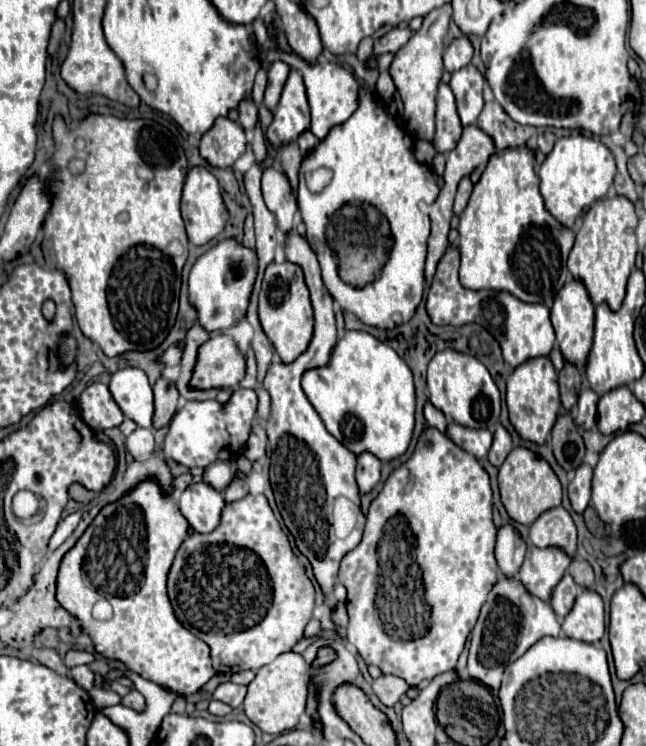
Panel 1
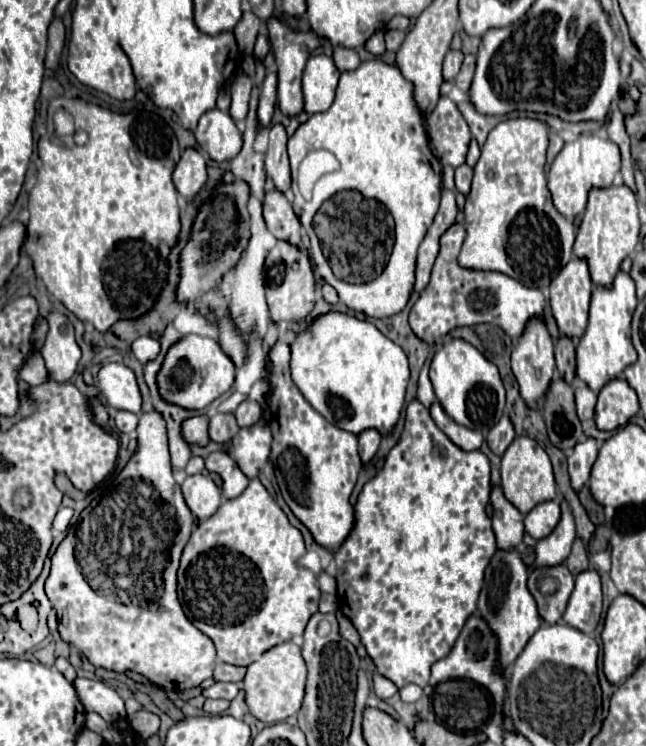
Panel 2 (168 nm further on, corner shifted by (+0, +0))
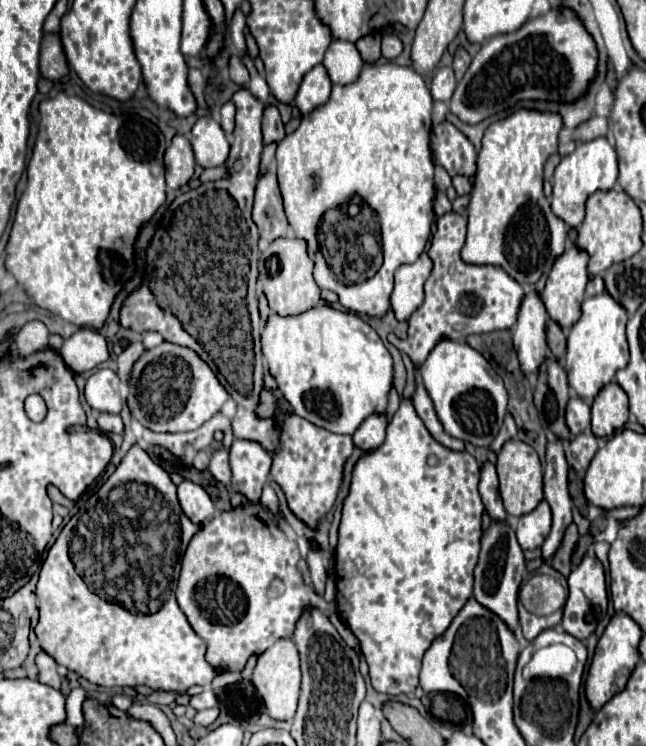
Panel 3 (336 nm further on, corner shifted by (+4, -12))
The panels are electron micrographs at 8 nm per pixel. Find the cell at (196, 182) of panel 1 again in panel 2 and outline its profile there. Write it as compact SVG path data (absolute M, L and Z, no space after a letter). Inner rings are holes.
M184 148L182 156L176 164L176 170L172 174L176 190L184 198L192 198L200 192L200 188L206 184L206 158L200 150Z

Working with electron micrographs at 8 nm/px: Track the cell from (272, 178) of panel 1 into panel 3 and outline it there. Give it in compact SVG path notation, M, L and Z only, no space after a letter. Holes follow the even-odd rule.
M266 106L264 120L262 120L262 132L264 132L264 144L272 144L272 142L278 144L280 140L284 140L284 124L280 120L276 106Z

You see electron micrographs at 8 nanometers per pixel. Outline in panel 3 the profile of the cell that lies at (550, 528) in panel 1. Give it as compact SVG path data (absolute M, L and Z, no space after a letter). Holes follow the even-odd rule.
M542 500L536 510L520 516L516 520L516 538L522 550L540 548L550 532L550 524L552 524L552 514L546 500Z

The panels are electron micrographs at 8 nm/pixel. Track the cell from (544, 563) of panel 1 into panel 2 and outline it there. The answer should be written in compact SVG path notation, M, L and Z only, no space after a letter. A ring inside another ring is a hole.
M566 500L560 502L562 508L562 518L558 526L552 530L550 536L542 538L536 544L536 562L534 566L556 566L562 564L572 548L572 542L576 538L576 528L574 528L574 516Z

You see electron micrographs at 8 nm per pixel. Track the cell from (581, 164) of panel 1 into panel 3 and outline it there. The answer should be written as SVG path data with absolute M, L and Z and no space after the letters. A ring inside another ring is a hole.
M596 138L586 144L578 144L572 154L566 154L556 166L552 180L552 212L568 226L578 228L584 220L584 202L596 190L610 190L618 178L616 150L606 138Z

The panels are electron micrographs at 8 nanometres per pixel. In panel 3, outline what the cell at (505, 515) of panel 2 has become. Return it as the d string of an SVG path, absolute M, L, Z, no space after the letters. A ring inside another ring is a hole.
M484 464L482 480L480 480L480 496L486 506L486 512L492 520L506 520L506 510L502 506L502 498L498 492L498 476L494 464Z

